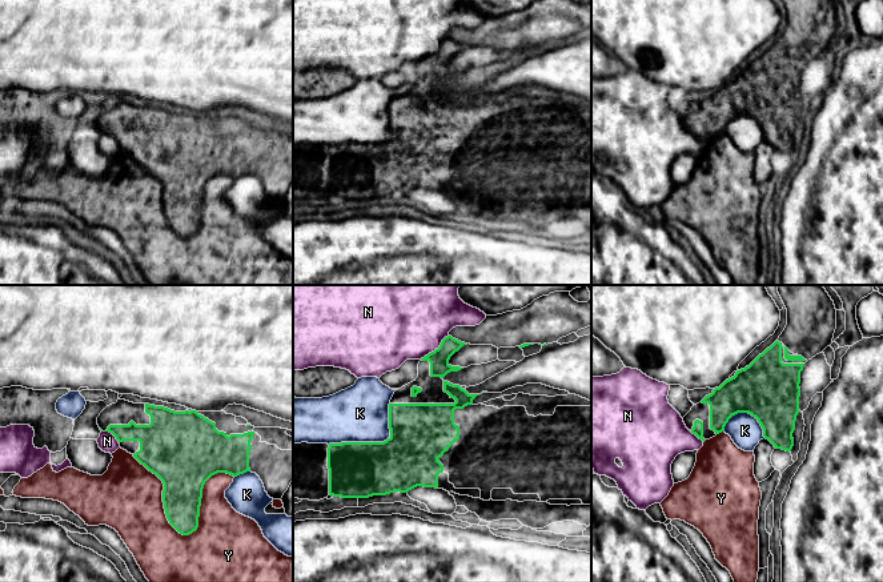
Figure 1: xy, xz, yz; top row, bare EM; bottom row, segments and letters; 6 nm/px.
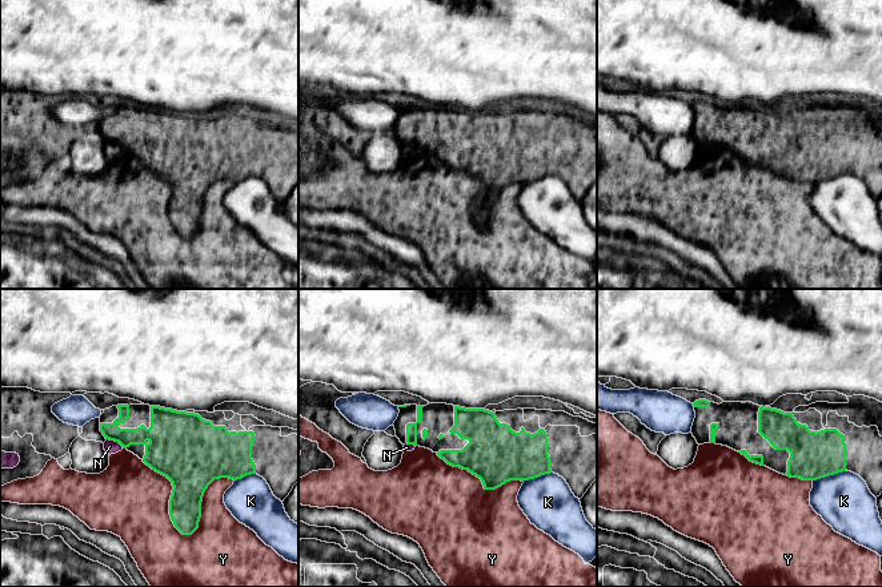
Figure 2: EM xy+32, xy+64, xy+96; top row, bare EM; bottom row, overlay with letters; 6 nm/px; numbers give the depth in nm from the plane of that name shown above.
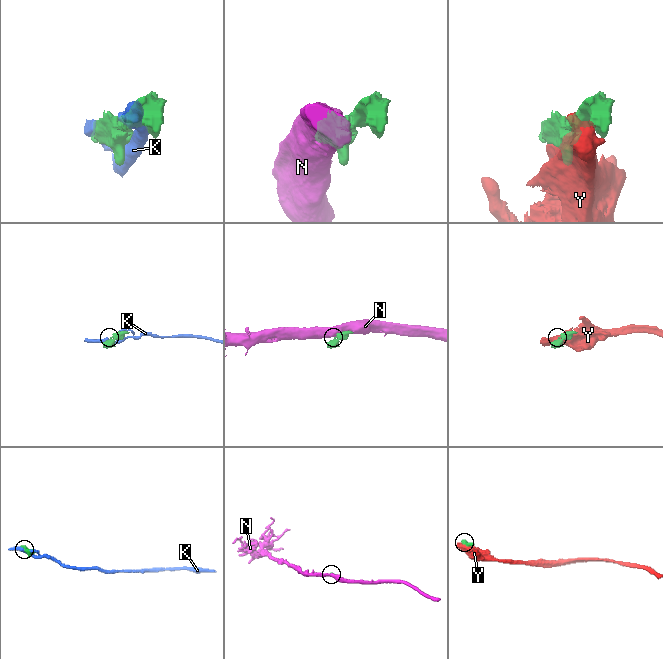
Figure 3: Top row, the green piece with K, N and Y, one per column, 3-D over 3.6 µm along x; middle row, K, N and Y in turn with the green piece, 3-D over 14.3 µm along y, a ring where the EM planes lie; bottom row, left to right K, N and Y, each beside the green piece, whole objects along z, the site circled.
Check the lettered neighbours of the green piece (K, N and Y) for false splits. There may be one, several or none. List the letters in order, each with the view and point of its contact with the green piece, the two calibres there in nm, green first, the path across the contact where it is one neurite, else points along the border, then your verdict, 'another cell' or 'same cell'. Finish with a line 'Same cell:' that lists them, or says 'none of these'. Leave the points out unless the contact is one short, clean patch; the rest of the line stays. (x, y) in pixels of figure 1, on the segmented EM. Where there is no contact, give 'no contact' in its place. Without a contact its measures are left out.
K: meets green in xz at (374, 442); 340 nm thick on the green side, 340 nm on the other; another cell
N: meets green in xz at (436, 349); 120 nm thick on the green side, 480 nm on the other; another cell
Y: meets green in xy at (185, 534); 240 nm thick on the green side, 400 nm on the other; another cell
Same cell: none of these

